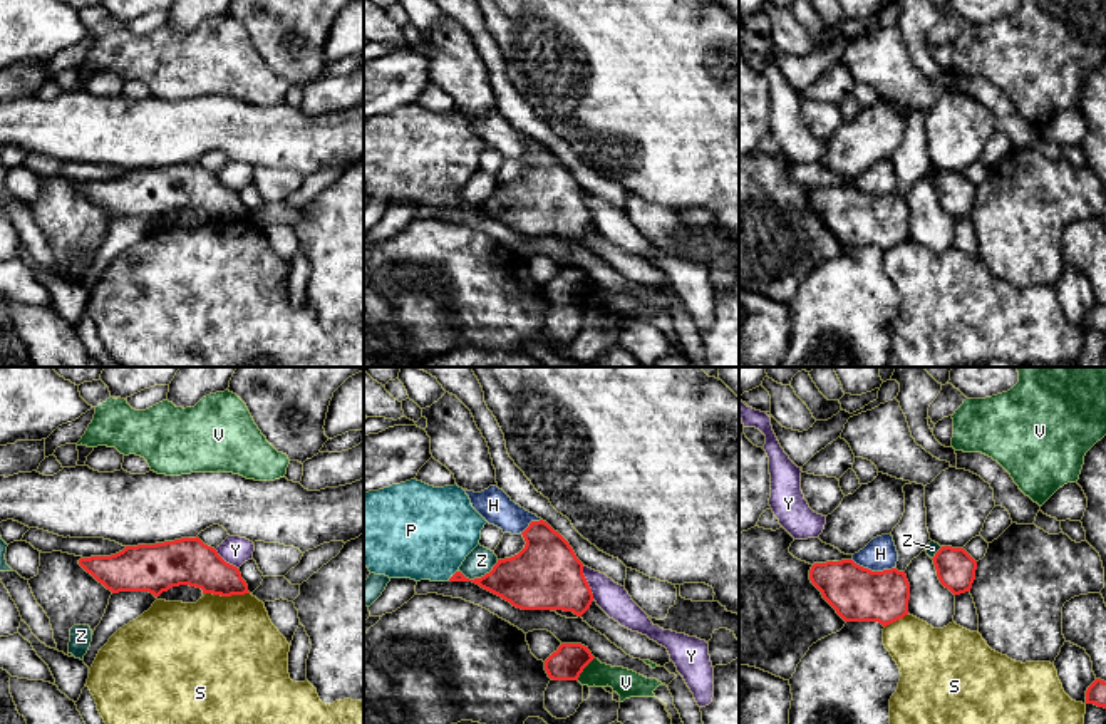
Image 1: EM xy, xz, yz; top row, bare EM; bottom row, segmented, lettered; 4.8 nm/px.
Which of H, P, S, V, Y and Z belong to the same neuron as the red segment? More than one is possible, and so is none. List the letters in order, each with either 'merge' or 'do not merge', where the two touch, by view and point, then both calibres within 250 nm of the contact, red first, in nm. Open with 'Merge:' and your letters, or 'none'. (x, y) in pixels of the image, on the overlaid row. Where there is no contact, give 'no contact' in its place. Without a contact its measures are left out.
Merge: P
H: do not merge | yz (873, 572) | 260/160 nm
P: merge | xz (453, 575) | 160/440 nm
S: do not merge | xy (227, 595) | 220/500 nm
V: do not merge | xz (584, 667) | 160/130 nm
Y: do not merge | xz (587, 582) | 340/150 nm
Z: do not merge | xz (478, 579) | 280/130 nm

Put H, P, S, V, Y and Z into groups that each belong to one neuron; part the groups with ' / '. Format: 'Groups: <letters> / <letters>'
Groups: H / P / S / V / Y / Z

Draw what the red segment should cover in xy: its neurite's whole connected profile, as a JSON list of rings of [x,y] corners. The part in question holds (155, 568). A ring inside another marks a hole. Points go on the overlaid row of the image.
[[[198,536],[126,546],[111,556],[80,558],[79,565],[112,593],[149,592],[159,597],[179,585],[221,597],[250,593],[240,570]]]

